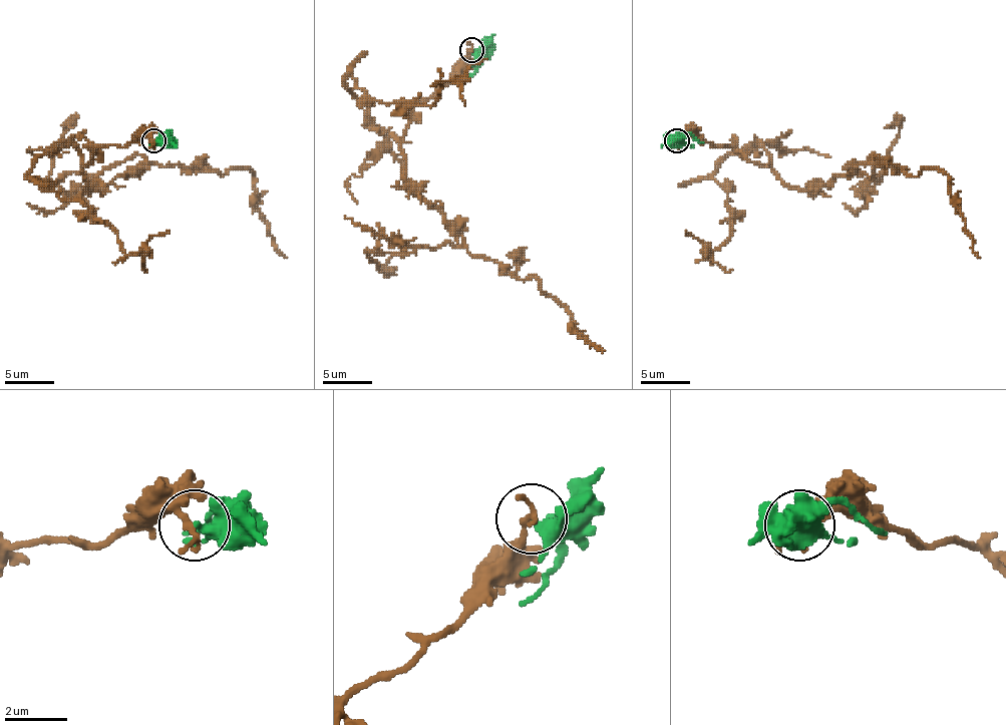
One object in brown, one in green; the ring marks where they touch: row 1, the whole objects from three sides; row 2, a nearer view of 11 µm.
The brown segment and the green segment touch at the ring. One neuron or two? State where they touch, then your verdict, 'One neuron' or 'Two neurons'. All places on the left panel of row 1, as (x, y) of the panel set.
Place: (153, 140). Two neurons

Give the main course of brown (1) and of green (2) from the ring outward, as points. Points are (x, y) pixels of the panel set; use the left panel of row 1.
1: (154, 139), (95, 149), (88, 192), (142, 164), (248, 169), (287, 258)
2: (154, 139), (161, 132), (149, 142)

